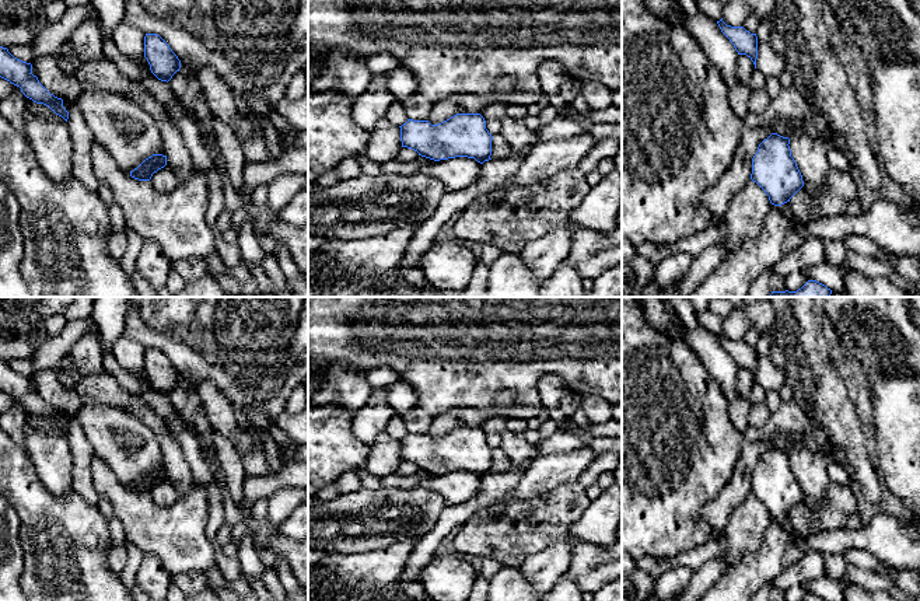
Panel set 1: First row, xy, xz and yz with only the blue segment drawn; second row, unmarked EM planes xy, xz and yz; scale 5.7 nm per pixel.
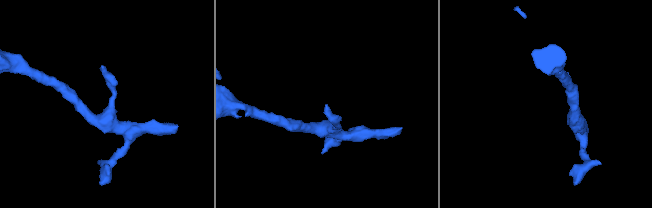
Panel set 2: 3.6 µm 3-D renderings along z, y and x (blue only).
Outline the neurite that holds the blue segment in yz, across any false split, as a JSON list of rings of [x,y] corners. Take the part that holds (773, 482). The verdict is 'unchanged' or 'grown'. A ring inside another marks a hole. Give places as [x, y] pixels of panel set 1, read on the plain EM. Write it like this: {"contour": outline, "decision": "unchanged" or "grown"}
{"contour": [[[772,447],[752,472],[751,493],[774,520],[781,520],[804,500],[802,489],[791,471],[790,453]]], "decision": "unchanged"}

